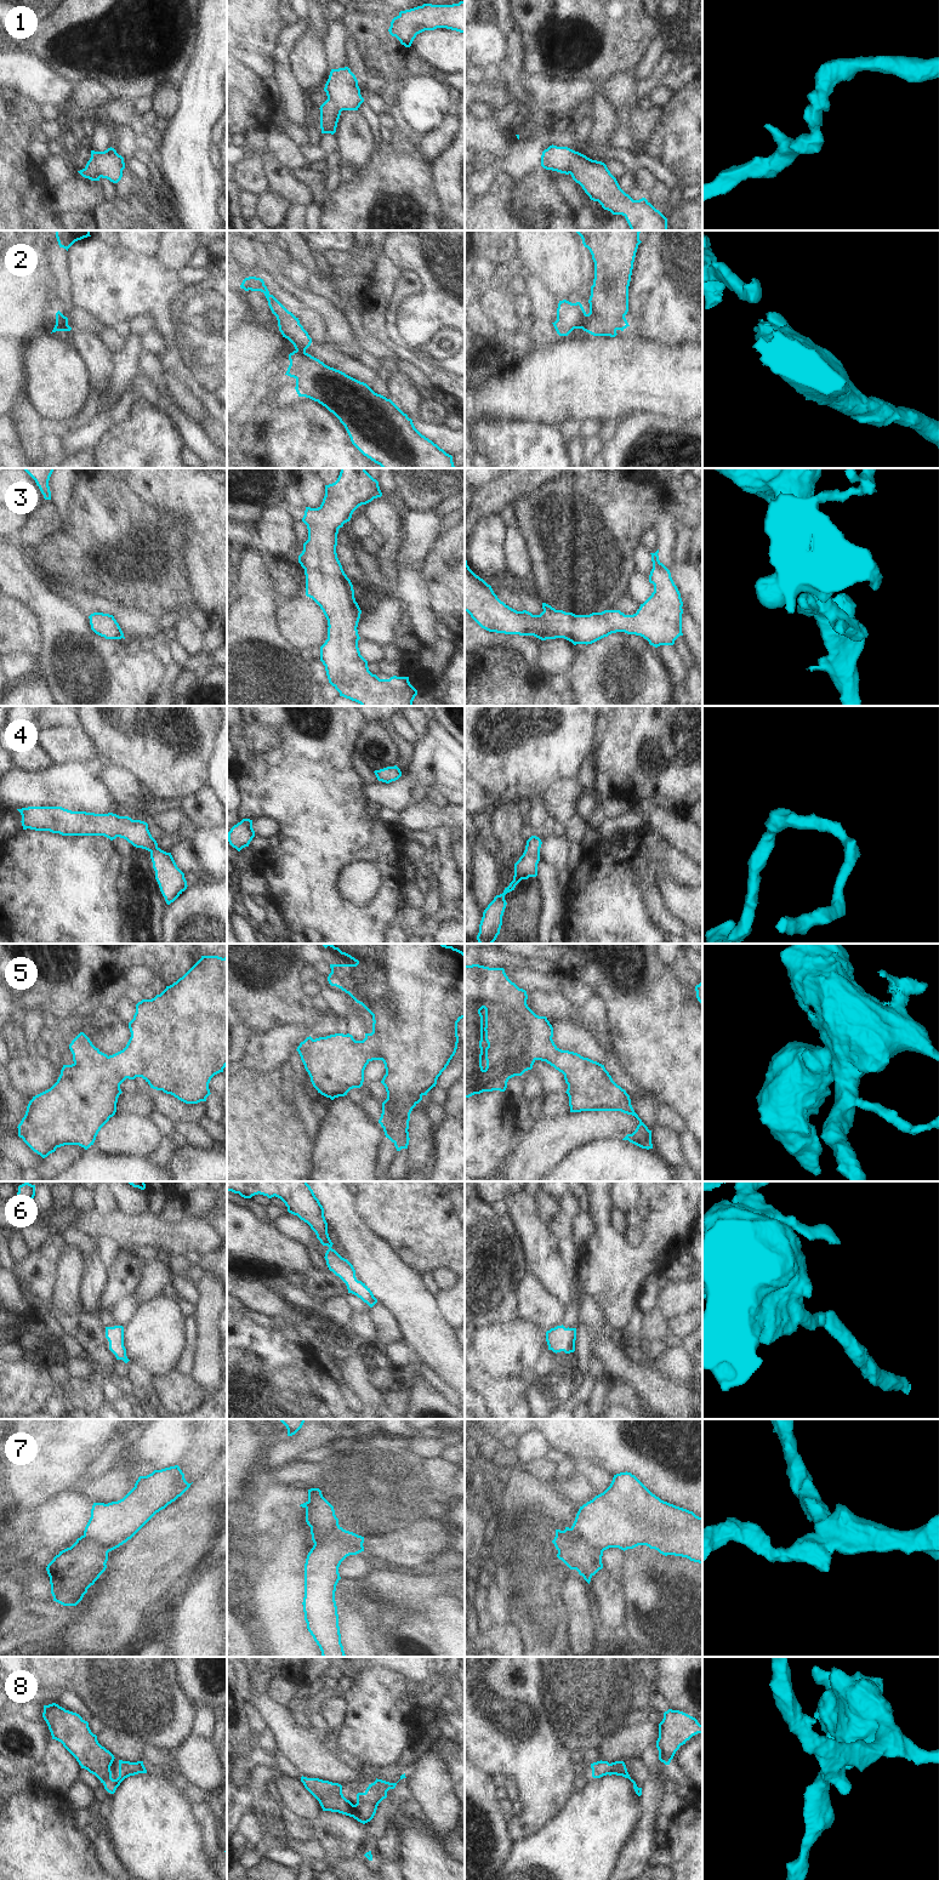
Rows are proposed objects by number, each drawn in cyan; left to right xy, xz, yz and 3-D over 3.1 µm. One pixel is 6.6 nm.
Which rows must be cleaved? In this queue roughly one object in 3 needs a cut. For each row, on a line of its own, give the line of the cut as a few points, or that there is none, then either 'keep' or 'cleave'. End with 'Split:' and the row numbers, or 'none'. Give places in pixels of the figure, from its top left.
1: no cut | keep
2: yz (587, 314), (587, 319), (581, 328) | cleave
3: no cut | keep
4: no cut | keep
5: no cut | keep
6: no cut | keep
7: xz (342, 1528), (333, 1540), (314, 1544) | cleave
8: no cut | keep
Split: 2, 7

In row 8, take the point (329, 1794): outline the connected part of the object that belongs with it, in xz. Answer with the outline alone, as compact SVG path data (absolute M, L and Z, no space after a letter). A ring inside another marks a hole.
M405 1773L400 1776L400 1779L403 1778L406 1778ZM303 1776L301 1777L301 1782L319 1801L323 1811L338 1812L353 1817L363 1824L374 1818L379 1804L387 1798L387 1791L394 1789L398 1783L389 1783L376 1778L374 1783L369 1784L364 1793L357 1794L357 1804L353 1805L343 1796L342 1785L338 1783Z

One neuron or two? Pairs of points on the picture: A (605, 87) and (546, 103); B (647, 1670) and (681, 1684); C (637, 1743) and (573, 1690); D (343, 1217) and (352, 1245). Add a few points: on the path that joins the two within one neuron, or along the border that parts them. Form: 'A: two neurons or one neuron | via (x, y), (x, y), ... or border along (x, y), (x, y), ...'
A: one neuron | via (591, 90), (561, 97)
B: one neuron | via (655, 1673), (670, 1673), (672, 1675)
C: two neurons | border along (648, 1721), (618, 1730), (609, 1735), (598, 1747)
D: one neuron | via (347, 1224), (352, 1237)

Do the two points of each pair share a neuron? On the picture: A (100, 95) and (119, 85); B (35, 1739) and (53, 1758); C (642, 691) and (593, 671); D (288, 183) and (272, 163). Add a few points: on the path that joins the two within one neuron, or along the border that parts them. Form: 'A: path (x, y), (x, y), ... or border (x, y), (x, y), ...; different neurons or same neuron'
A: border (81, 83), (101, 81), (115, 97); different neurons
B: border (51, 1738), (41, 1762); different neurons
C: path (630, 689), (619, 688), (605, 676); same neuron
D: path (282, 180), (273, 172), (273, 169); same neuron

